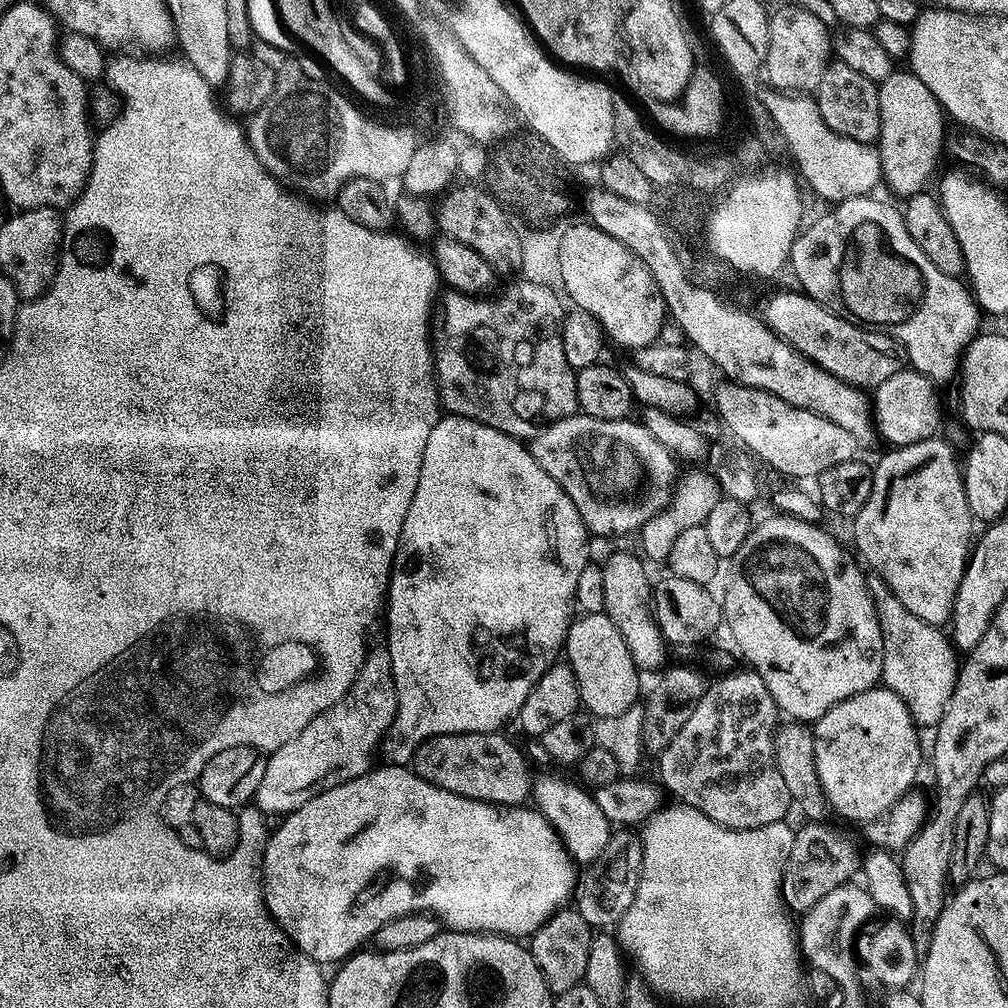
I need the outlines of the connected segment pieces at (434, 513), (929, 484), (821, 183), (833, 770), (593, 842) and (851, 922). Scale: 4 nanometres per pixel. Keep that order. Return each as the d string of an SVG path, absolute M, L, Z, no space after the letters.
M441 415L440 421L434 426L434 430L430 430L430 438L426 442L426 450L422 458L422 470L418 474L418 486L414 490L414 498L410 502L410 510L406 510L402 534L396 547L396 556L392 560L392 575L388 577L388 590L386 593L386 605L388 604L388 640L386 639L386 647L390 654L390 662L392 663L392 681L396 687L396 717L392 727L386 733L386 738L381 740L378 745L378 756L379 759L381 756L381 761L384 764L407 765L411 761L413 753L416 752L416 747L424 743L425 740L432 739L433 736L462 734L463 732L500 732L503 729L503 724L511 716L512 719L519 717L522 702L526 702L526 698L530 694L530 690L534 690L538 678L542 678L542 674L546 674L546 670L551 664L557 663L559 656L556 655L561 655L564 641L568 639L568 628L572 625L574 619L578 574L582 574L582 566L586 566L590 562L590 556L588 556L590 533L585 528L582 518L574 506L574 502L570 502L566 490L562 490L562 486L558 486L558 482L554 482L554 478L550 478L550 474L546 474L546 470L542 470L542 466L538 466L538 462L532 457L531 451L525 445L523 448L520 444L523 443L517 437L508 436L494 426L486 426L482 422L471 420L465 416Z
M933 438L910 445L893 447L877 464L872 474L870 498L866 506L854 517L852 532L856 535L855 551L869 569L873 568L878 579L892 592L902 606L927 624L944 626L952 619L952 608L958 586L970 561L970 543L973 539L973 515L964 493L961 467L952 458L947 442Z
M784 90L769 91L762 96L766 108L785 136L787 151L792 160L796 159L805 185L808 183L822 199L831 202L856 200L875 193L876 184L881 183L880 153L872 144L851 140L832 130L822 118L815 99L804 94L789 94Z
M877 686L862 694L854 694L838 702L820 720L815 721L813 754L816 774L824 791L827 807L848 820L872 822L881 817L896 801L913 787L916 771L920 768L920 740L916 737L917 725L907 708L897 700L889 688Z
M540 776L530 784L530 800L543 816L552 823L552 827L560 834L560 841L571 853L577 865L591 866L606 850L609 838L614 831L606 814L598 810L595 795L587 787L579 783L571 784L560 776Z
M859 883L840 884L822 896L815 906L808 909L802 926L798 930L798 943L803 959L813 968L825 971L834 978L837 989L852 992L860 985L857 976L857 958L855 956L856 933L861 925L867 923L876 912L875 904L868 890Z

